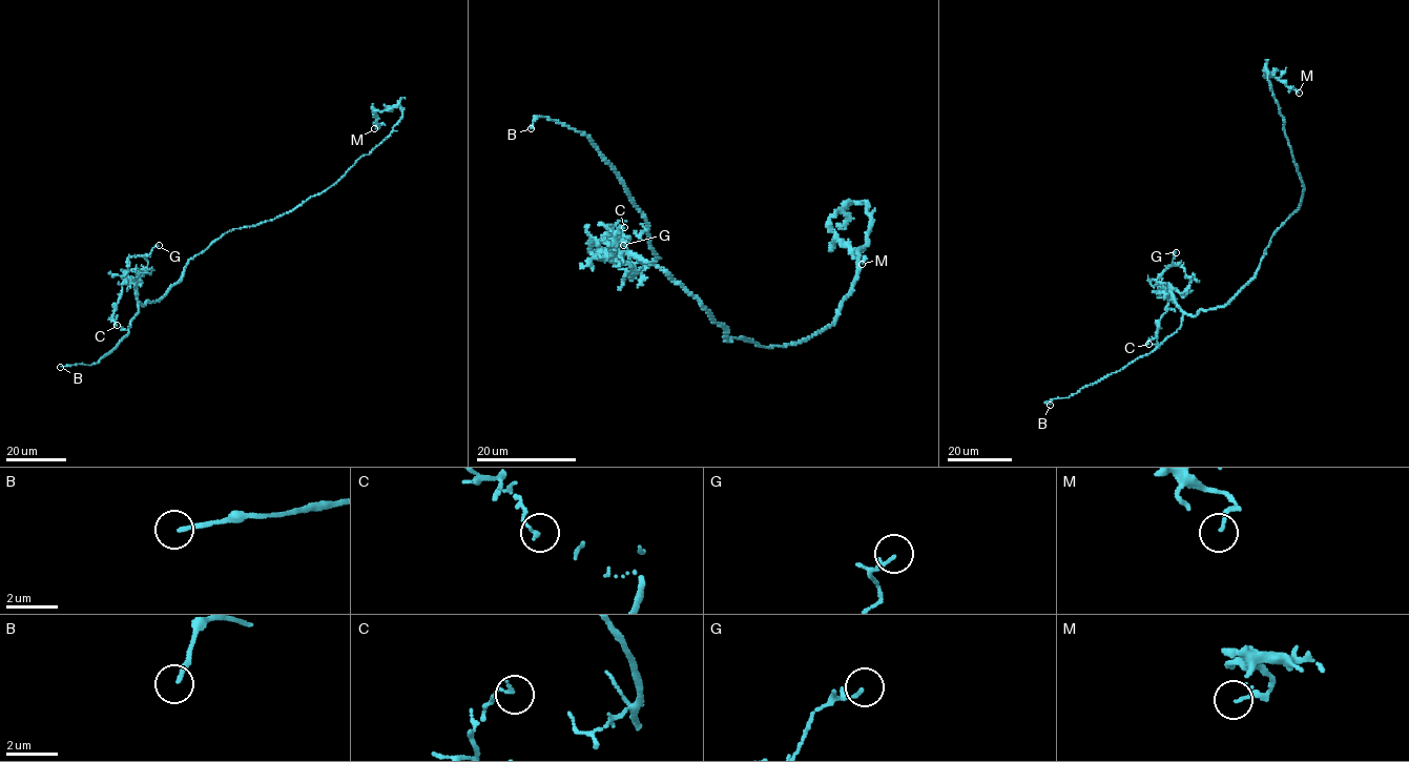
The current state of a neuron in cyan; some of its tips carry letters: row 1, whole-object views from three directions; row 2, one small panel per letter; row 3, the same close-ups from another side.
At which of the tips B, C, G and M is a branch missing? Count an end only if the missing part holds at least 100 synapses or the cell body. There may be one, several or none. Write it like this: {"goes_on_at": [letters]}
{"goes_on_at": ["B"]}

